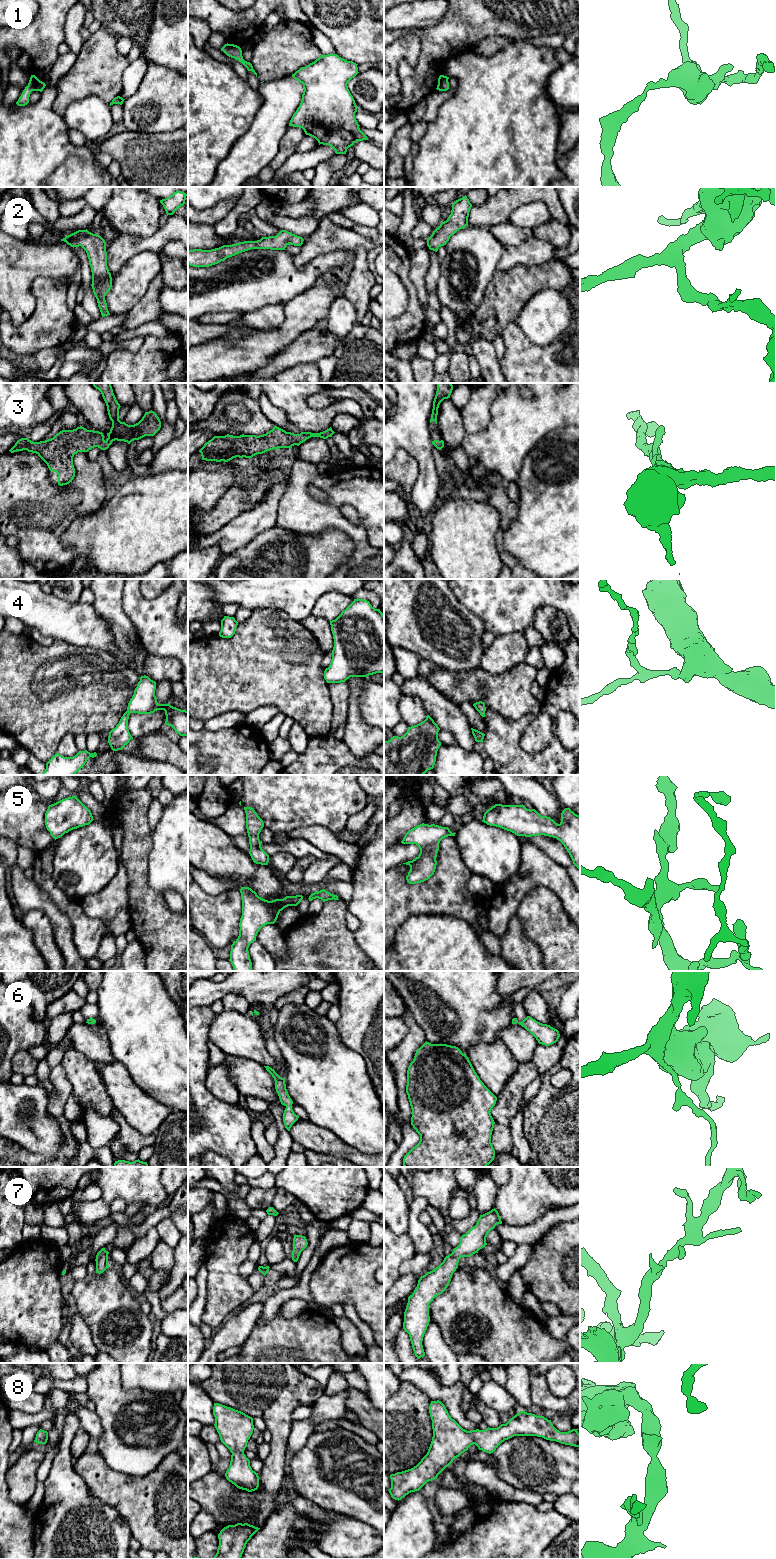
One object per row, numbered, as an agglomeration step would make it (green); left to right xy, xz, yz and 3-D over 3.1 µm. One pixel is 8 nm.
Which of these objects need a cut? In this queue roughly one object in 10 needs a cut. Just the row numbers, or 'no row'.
no row

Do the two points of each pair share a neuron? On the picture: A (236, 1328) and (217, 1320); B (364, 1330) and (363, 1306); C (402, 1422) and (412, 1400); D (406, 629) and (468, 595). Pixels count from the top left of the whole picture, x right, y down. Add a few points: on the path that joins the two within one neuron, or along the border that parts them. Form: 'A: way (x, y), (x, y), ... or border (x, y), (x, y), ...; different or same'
A: border (224, 1321), (218, 1328); different
B: border (351, 1301), (356, 1314), (369, 1326), (373, 1334); different
C: way (404, 1417), (409, 1405); same
D: border (450, 589), (463, 604), (477, 615); different

